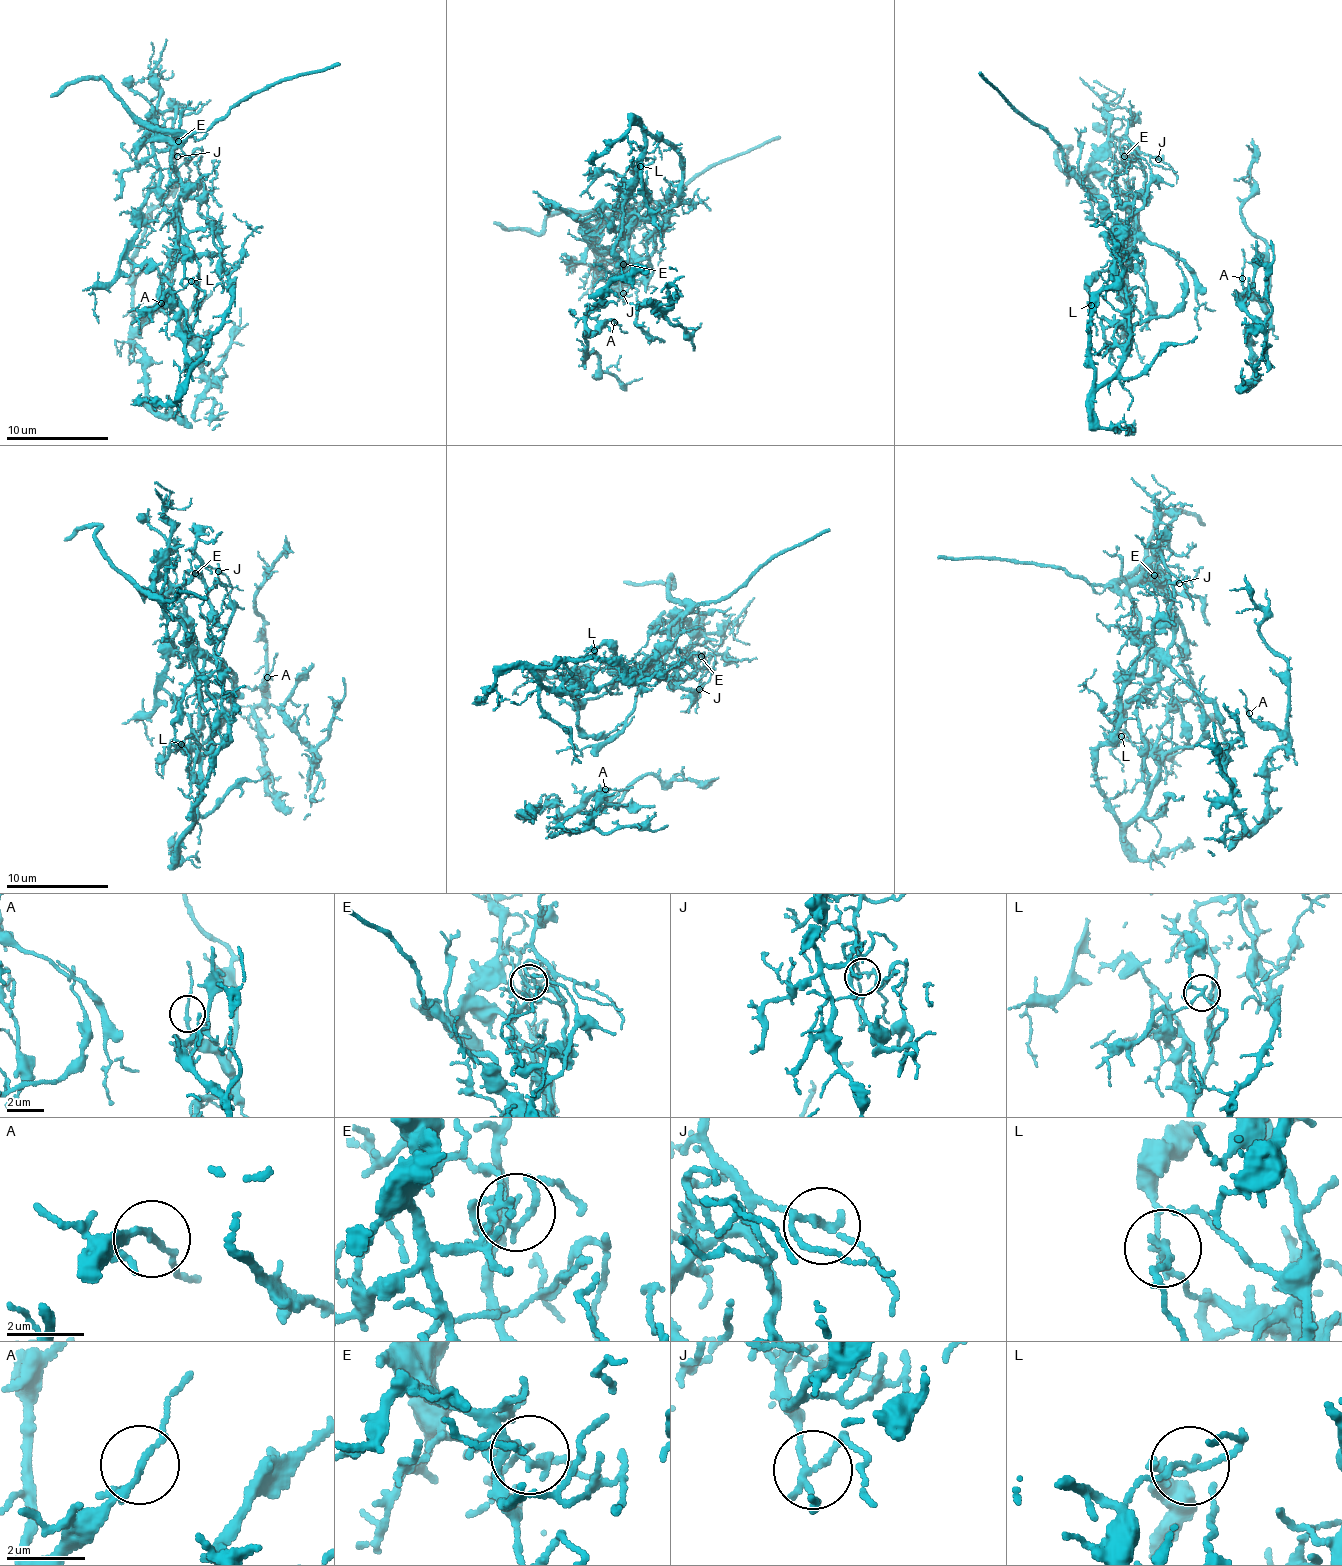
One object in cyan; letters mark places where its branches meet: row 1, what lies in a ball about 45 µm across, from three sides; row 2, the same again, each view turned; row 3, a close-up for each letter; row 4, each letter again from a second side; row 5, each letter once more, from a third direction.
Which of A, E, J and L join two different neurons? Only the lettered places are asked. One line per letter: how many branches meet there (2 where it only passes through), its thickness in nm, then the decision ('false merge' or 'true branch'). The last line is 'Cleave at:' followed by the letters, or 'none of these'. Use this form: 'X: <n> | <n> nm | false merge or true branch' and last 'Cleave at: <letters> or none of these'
A: 2 | 150 nm | true branch
E: 4 | 160 nm | true branch
J: 3 | 140 nm | true branch
L: 5 | 120 nm | false merge
Cleave at: L

